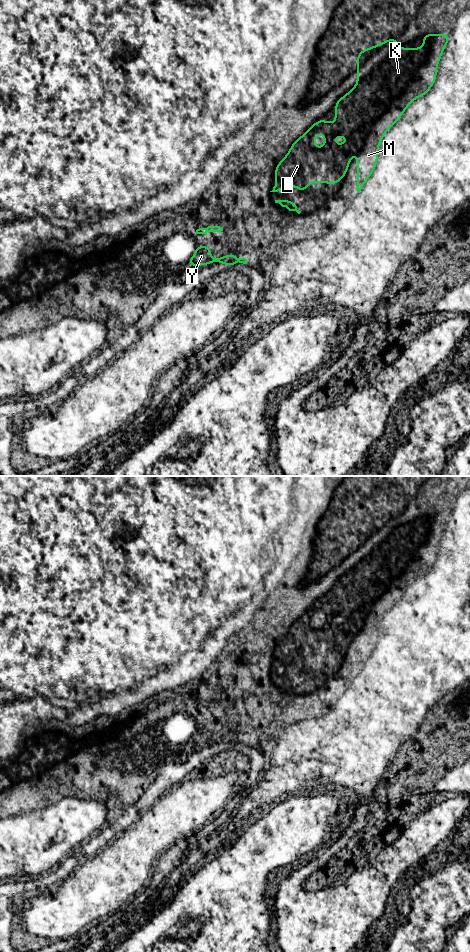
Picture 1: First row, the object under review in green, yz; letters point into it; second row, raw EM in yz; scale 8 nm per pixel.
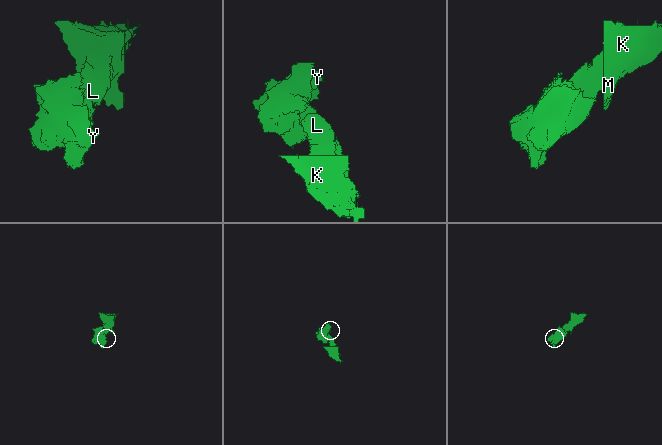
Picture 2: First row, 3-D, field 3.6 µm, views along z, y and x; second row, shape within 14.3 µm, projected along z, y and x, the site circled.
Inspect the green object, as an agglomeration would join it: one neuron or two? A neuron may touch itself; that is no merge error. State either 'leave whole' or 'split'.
leave whole

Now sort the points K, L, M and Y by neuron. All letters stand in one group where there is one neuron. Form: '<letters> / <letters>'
K L M Y

